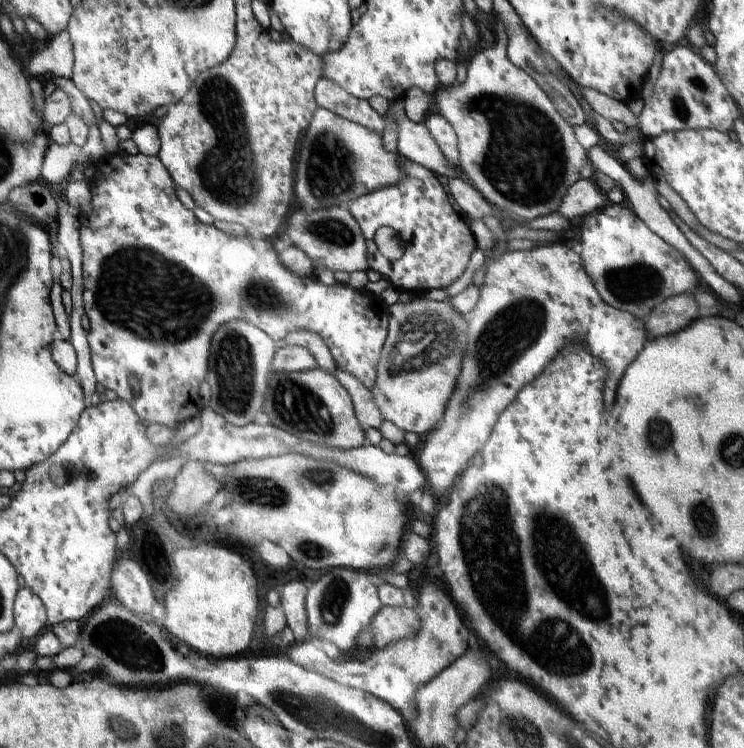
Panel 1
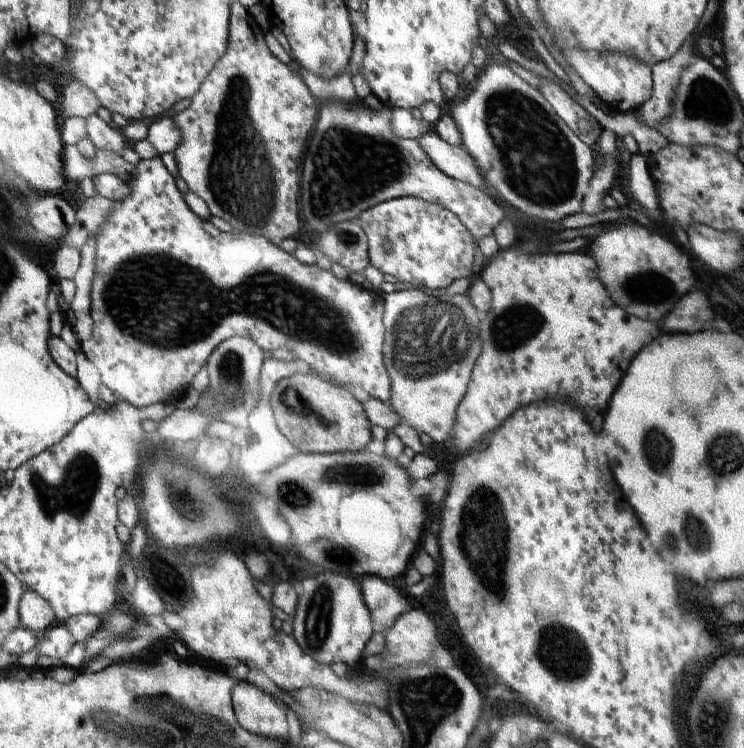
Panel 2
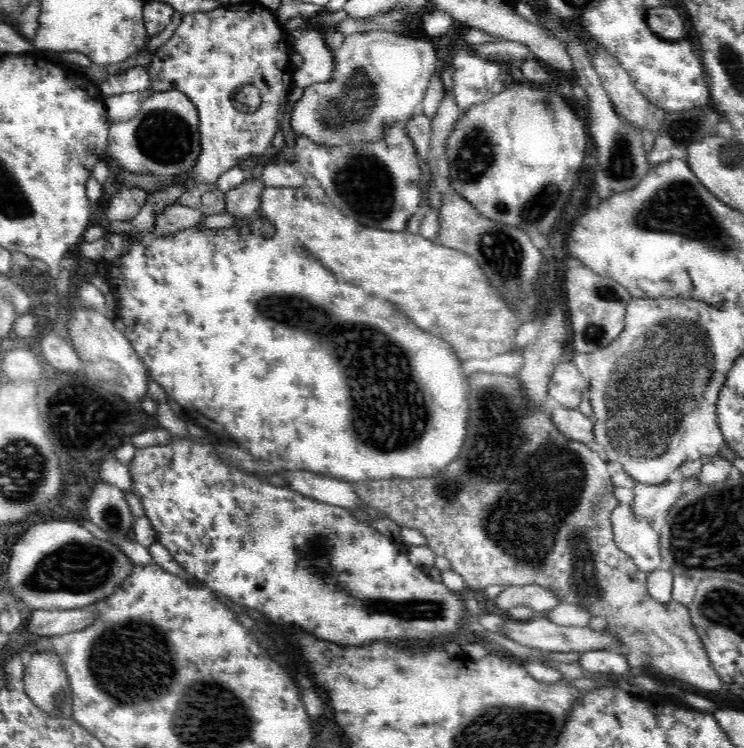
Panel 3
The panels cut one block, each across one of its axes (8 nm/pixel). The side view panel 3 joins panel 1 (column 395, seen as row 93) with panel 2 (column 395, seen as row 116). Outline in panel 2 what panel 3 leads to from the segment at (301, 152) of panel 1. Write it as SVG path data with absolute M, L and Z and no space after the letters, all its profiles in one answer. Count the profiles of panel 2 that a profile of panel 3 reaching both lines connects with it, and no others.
M330 102L324 104L317 111L317 122L312 131L307 148L303 155L302 190L299 196L302 203L302 214L306 224L316 232L328 232L332 225L340 222L356 220L360 212L369 210L372 206L393 200L399 197L415 197L426 202L442 204L442 208L450 210L458 220L466 226L468 233L474 236L474 240L480 240L484 236L493 234L493 229L498 222L505 219L505 213L490 196L484 194L482 189L475 188L470 184L450 178L430 162L422 146L416 139L398 138L390 128L390 108L380 108L380 112L371 110L363 103L340 104Z

